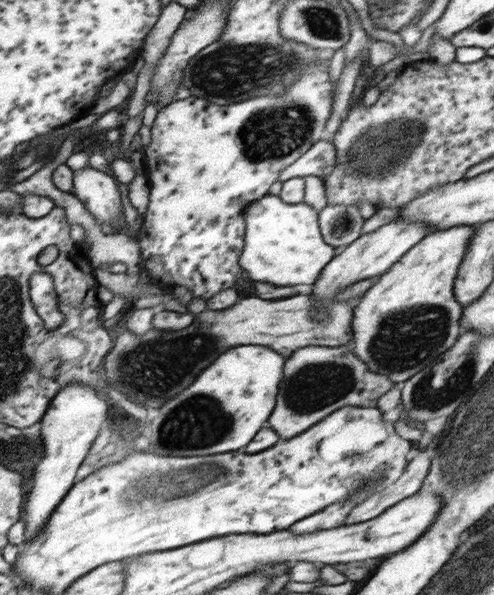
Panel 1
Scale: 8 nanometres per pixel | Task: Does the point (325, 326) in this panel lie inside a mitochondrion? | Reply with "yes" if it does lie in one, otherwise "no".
no

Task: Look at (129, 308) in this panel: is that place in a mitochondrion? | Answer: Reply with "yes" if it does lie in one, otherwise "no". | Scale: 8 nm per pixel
no

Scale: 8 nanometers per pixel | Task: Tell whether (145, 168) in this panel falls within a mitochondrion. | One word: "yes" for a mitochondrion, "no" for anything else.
no

